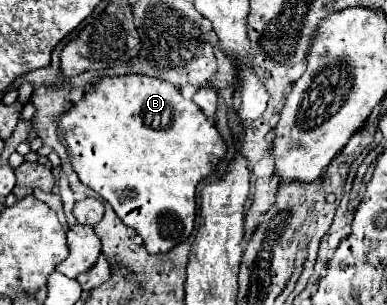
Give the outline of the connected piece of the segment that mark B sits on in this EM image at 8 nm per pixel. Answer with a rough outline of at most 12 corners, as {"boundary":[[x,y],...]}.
{"boundary":[[102,77],[60,117],[78,179],[152,255],[224,139],[174,85]]}

